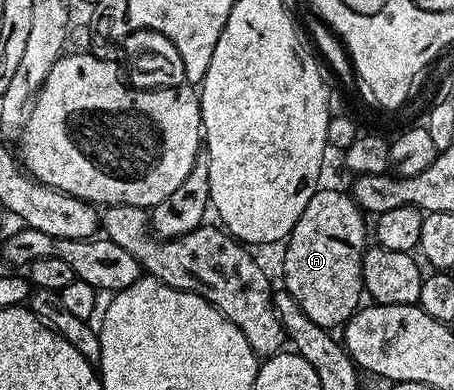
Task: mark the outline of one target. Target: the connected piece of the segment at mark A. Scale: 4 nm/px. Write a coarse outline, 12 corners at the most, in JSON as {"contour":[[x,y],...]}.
{"contour":[[320,188],[285,240],[284,287],[313,324],[364,301],[364,211]]}

